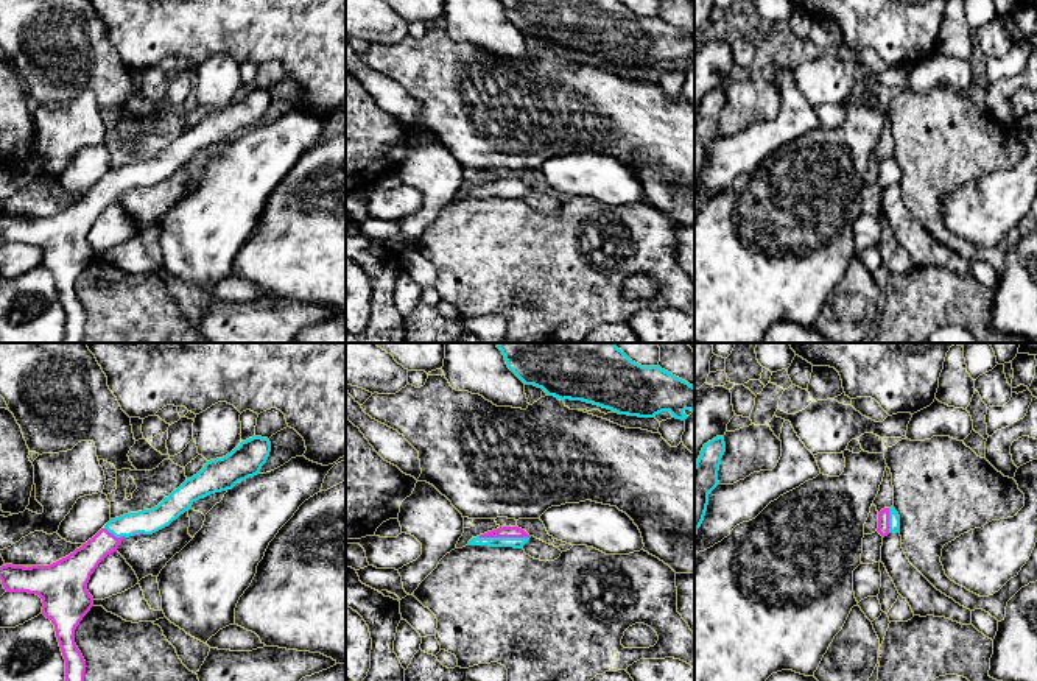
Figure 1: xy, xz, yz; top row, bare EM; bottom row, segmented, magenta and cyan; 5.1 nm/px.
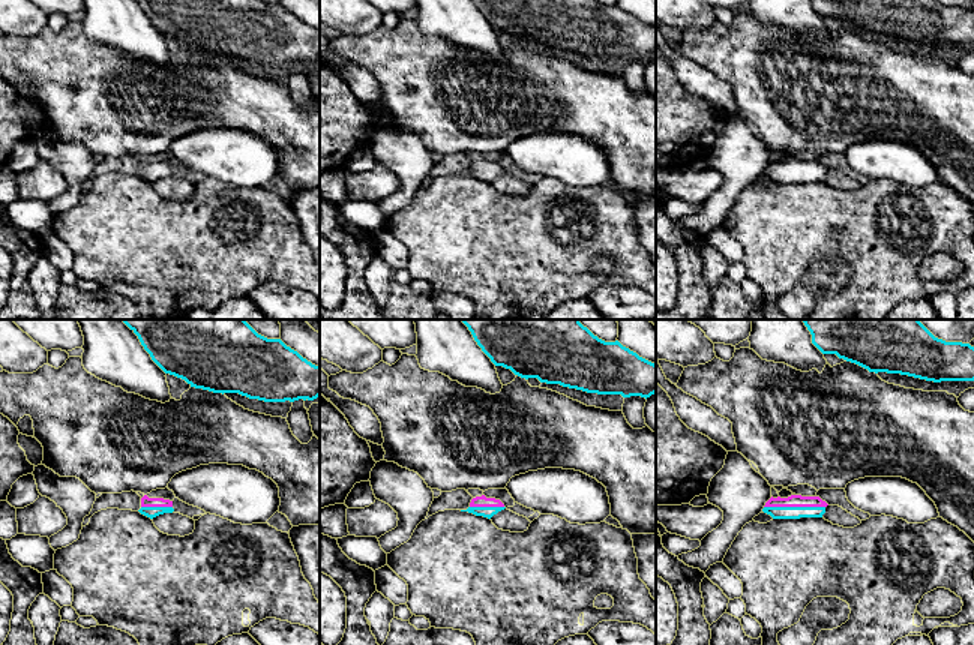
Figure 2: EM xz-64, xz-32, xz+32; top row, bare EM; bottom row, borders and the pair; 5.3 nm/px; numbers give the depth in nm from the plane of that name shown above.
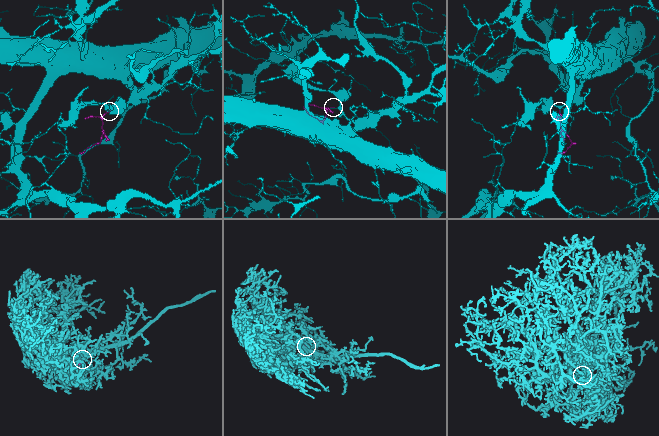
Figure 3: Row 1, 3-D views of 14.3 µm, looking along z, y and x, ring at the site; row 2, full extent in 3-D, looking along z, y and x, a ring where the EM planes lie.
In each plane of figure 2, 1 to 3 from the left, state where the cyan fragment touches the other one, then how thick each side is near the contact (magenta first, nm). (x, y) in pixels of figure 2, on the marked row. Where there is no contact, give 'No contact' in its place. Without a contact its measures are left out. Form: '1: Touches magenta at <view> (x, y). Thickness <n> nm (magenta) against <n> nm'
1: Touches magenta at xz-64 (156, 506). Thickness 60 nm (magenta) against 60 nm
2: Touches magenta at xz-32 (486, 506). Thickness 60 nm (magenta) against 60 nm
3: Touches magenta at xz+32 (794, 506). Thickness 60 nm (magenta) against 60 nm

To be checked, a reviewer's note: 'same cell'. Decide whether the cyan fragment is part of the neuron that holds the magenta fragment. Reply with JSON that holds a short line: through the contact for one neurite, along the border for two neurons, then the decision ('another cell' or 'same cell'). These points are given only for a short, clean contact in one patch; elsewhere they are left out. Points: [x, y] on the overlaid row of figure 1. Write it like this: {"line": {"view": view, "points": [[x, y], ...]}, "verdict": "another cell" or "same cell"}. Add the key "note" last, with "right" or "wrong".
{"verdict": "same cell", "note": "right"}

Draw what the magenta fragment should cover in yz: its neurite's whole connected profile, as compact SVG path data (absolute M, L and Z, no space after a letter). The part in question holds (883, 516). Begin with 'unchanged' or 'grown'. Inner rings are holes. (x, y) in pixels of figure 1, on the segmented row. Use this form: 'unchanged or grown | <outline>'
grown | M894 506L884 508L878 513L877 531L884 538L889 533L900 533L900 516Z

